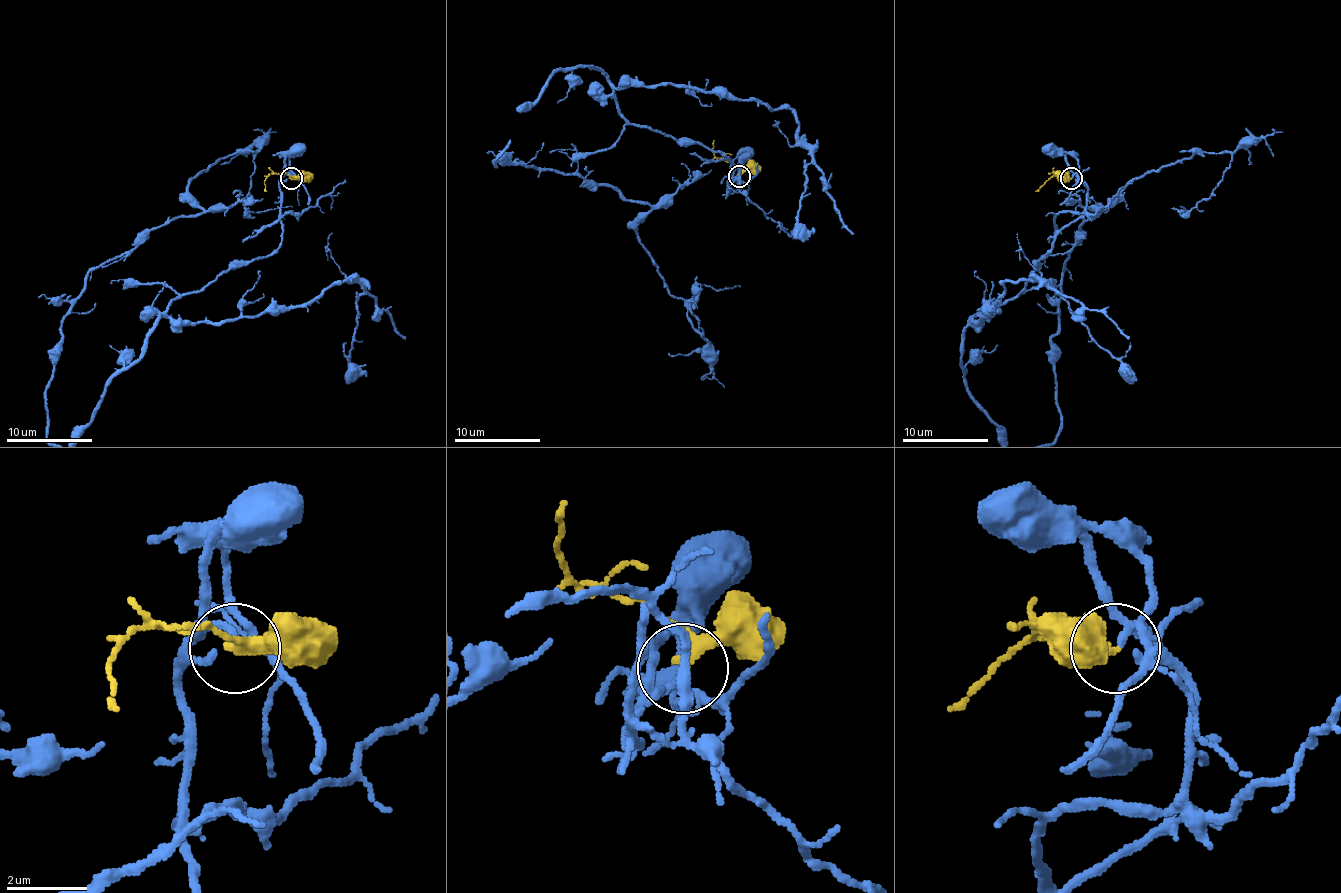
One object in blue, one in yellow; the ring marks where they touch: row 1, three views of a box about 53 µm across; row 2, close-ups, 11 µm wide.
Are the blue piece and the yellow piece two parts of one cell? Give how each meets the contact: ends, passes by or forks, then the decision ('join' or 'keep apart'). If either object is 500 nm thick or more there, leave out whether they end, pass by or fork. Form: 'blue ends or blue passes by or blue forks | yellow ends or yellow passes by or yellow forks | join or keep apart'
blue forks | yellow passes by | join

